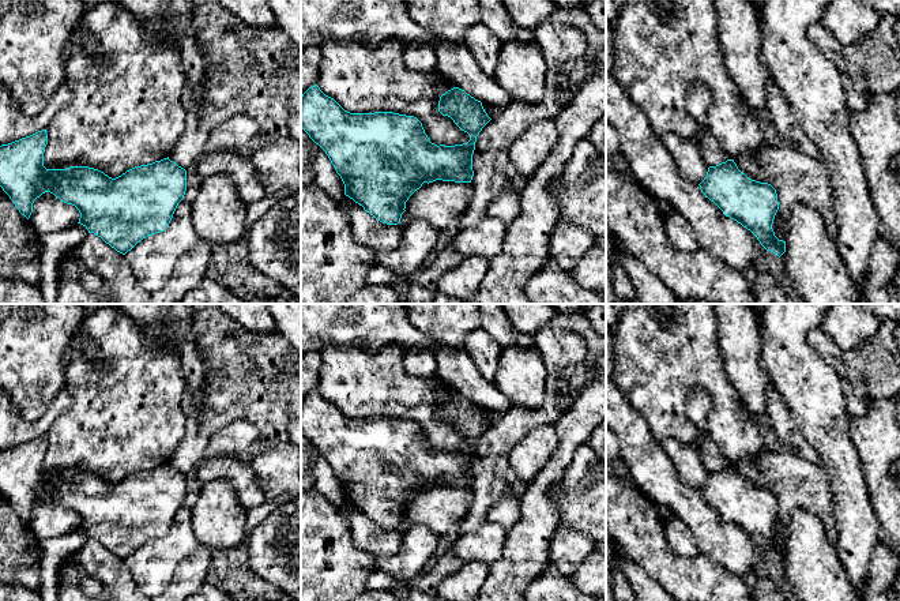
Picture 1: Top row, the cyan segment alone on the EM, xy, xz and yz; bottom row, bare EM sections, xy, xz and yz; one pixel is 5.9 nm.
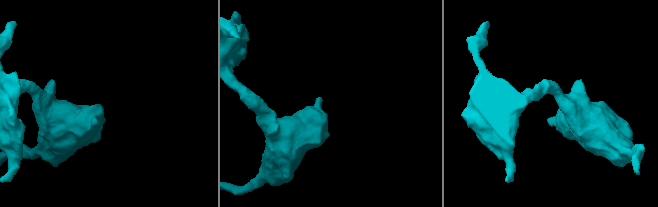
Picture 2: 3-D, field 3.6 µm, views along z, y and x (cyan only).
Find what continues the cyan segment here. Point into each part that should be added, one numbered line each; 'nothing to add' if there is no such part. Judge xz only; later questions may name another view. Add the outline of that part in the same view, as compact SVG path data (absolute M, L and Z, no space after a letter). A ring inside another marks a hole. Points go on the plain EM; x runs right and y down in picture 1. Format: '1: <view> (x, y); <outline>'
nothing to add

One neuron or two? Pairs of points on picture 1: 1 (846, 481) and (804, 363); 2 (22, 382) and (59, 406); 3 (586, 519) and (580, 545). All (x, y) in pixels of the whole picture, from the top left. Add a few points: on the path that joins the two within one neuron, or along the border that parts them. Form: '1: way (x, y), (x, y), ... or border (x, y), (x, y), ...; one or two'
1: way (838, 451), (820, 414), (814, 393); one
2: border (64, 389), (38, 419), (25, 420); two
3: border (557, 532), (577, 532), (591, 538); two

